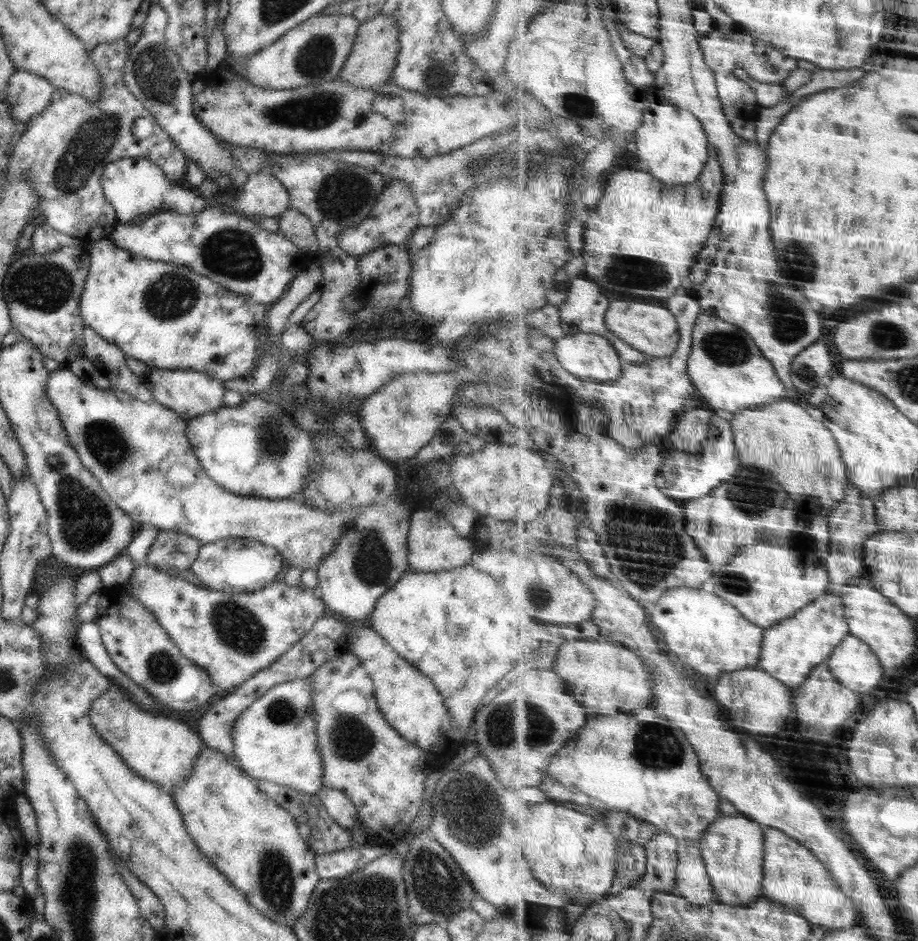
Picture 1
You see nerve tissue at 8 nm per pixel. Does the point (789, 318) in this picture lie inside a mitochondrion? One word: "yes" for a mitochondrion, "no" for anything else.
yes

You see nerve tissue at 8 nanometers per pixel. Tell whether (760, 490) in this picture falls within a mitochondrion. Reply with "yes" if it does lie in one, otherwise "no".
yes

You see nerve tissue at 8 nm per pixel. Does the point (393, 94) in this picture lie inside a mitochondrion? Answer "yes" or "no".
no

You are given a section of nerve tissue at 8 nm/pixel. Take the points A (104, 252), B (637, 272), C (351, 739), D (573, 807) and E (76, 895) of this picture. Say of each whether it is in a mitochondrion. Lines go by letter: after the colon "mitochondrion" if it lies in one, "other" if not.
A: other
B: mitochondrion
C: mitochondrion
D: other
E: mitochondrion

